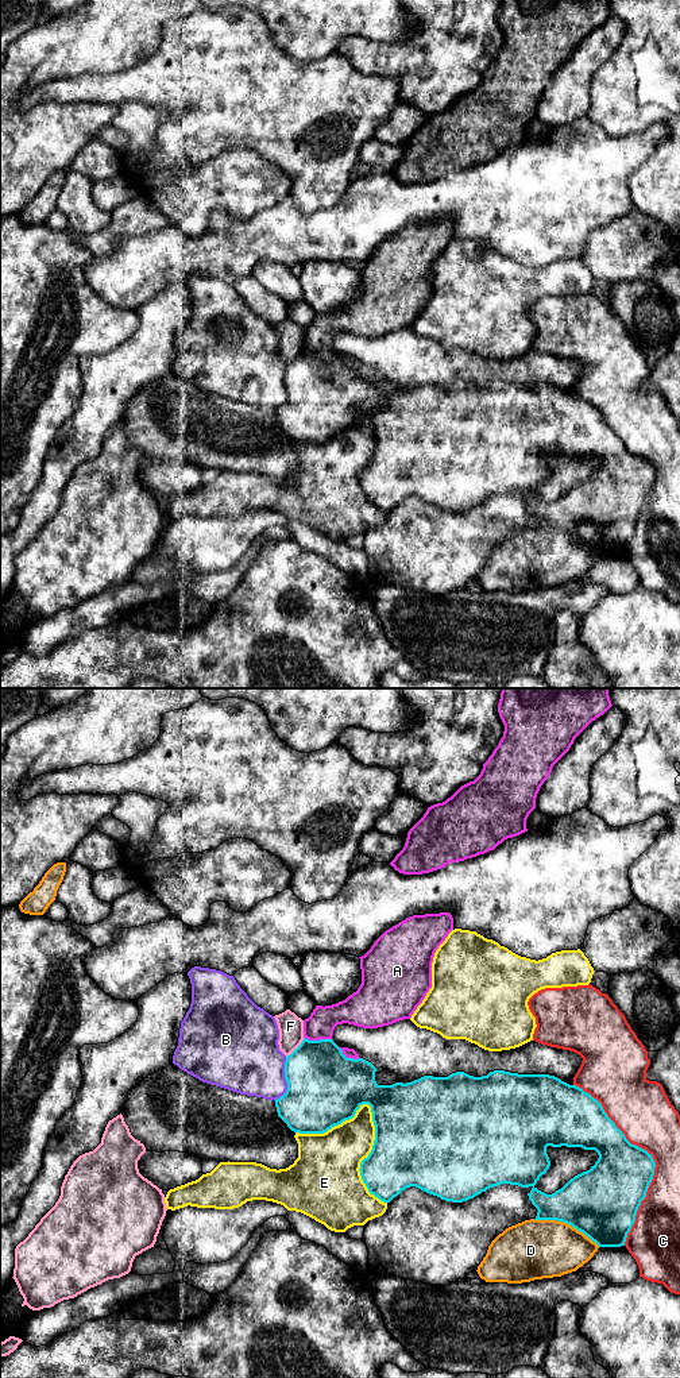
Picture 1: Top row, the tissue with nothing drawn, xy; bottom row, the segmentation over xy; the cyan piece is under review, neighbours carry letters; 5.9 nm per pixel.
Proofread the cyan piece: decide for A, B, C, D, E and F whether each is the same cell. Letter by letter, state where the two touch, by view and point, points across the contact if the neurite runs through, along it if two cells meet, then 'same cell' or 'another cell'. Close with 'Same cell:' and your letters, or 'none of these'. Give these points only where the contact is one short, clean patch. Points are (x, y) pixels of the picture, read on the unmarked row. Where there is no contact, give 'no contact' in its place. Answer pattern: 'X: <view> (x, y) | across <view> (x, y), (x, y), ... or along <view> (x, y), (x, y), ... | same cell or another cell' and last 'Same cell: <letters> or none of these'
A: xy (317, 350) | another cell
B: xy (286, 389) | another cell
C: xy (652, 467) | another cell
D: xy (567, 532) | another cell
E: xy (373, 429) | another cell
F: xy (297, 356) | along xy (304, 347), (286, 366) | another cell
Same cell: none of these

